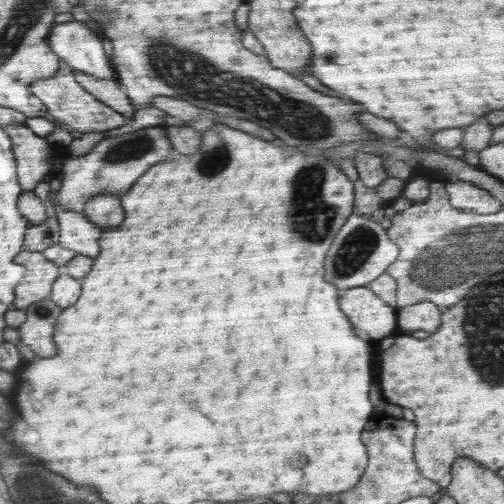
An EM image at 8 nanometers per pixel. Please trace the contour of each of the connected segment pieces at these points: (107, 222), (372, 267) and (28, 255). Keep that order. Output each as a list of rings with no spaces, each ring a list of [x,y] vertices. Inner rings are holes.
[[[99,195],[85,205],[83,213],[92,224],[96,224],[102,230],[119,226],[124,220],[121,196]]]
[[[350,215],[338,230],[326,256],[326,281],[336,285],[338,296],[349,288],[367,286],[376,280],[400,255],[400,248],[389,238],[386,229],[368,215]]]
[[[22,252],[18,262],[30,272],[26,280],[22,280],[22,288],[18,288],[18,310],[38,303],[48,294],[52,294],[53,284],[61,276],[62,269],[54,261],[49,261],[41,252]]]

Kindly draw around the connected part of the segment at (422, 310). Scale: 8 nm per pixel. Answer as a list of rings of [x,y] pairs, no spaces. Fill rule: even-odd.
[[[422,301],[397,310],[397,327],[410,334],[415,330],[436,332],[441,324],[441,309],[437,304]]]

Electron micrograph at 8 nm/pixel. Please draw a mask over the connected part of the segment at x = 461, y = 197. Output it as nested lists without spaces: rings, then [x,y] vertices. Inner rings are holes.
[[[444,180],[445,190],[453,208],[488,215],[503,210],[498,199],[469,182]]]

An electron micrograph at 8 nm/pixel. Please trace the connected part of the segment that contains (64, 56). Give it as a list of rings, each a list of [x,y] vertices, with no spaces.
[[[72,19],[56,23],[48,36],[50,48],[68,68],[92,78],[118,82],[111,59],[102,47],[103,38],[85,22]]]

